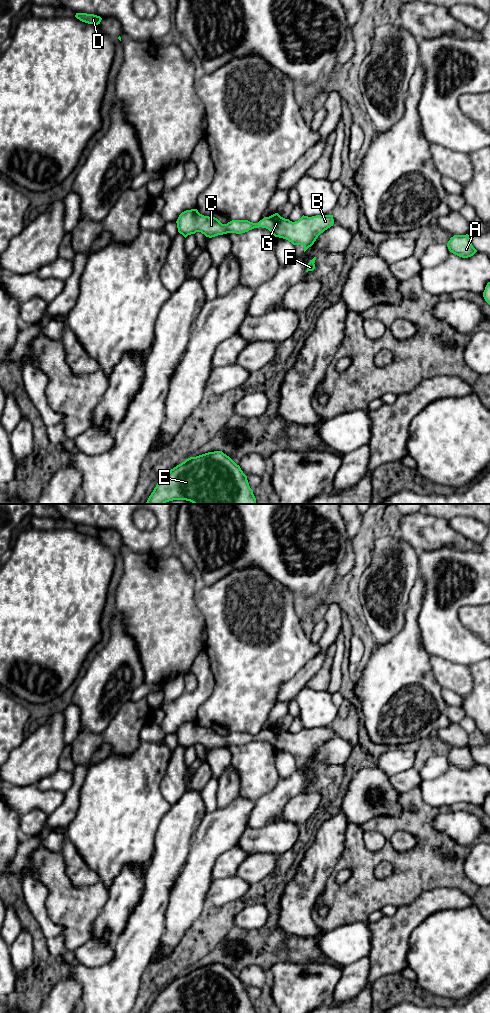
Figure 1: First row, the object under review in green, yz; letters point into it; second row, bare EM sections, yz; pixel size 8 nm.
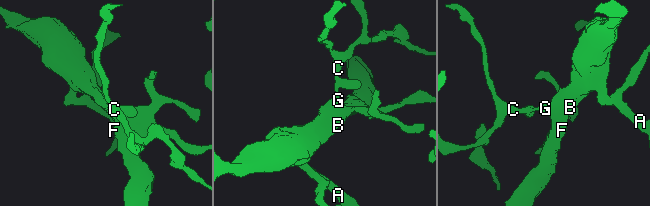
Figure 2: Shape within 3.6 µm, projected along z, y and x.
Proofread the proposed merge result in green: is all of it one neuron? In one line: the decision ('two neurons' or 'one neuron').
one neuron

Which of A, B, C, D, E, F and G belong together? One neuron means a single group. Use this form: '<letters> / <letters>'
A B C D E F G

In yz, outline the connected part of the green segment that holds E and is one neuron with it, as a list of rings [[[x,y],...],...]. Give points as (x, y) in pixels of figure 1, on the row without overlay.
[[[222,963],[190,969],[161,992],[147,1013],[256,1013],[247,988]]]

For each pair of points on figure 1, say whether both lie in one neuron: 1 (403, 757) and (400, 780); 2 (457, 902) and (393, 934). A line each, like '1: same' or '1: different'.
1: different
2: same

